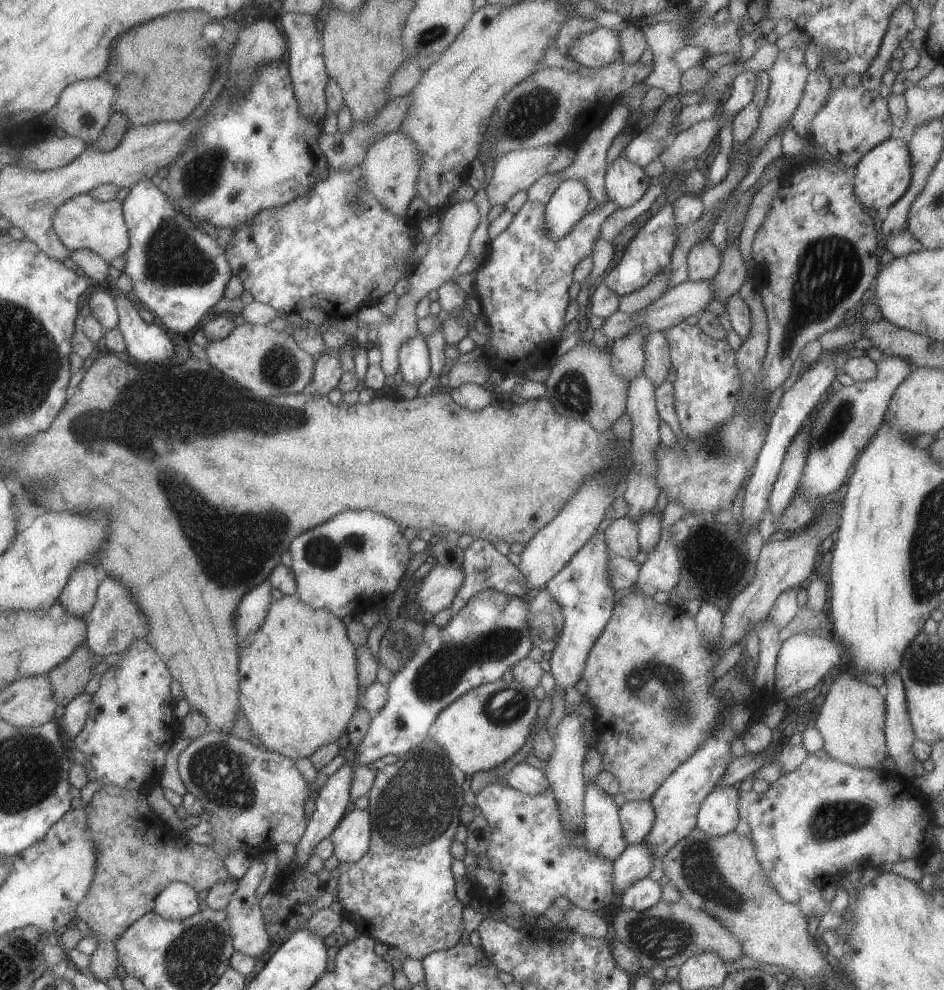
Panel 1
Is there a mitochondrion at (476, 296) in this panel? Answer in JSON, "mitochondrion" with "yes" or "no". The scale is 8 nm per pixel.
{"mitochondrion":"no"}

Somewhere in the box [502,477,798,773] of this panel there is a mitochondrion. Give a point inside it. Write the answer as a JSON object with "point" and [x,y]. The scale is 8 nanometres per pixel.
{"point":[680,709]}

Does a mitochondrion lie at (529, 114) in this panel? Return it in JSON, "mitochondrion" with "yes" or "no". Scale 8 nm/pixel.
{"mitochondrion":"yes"}

